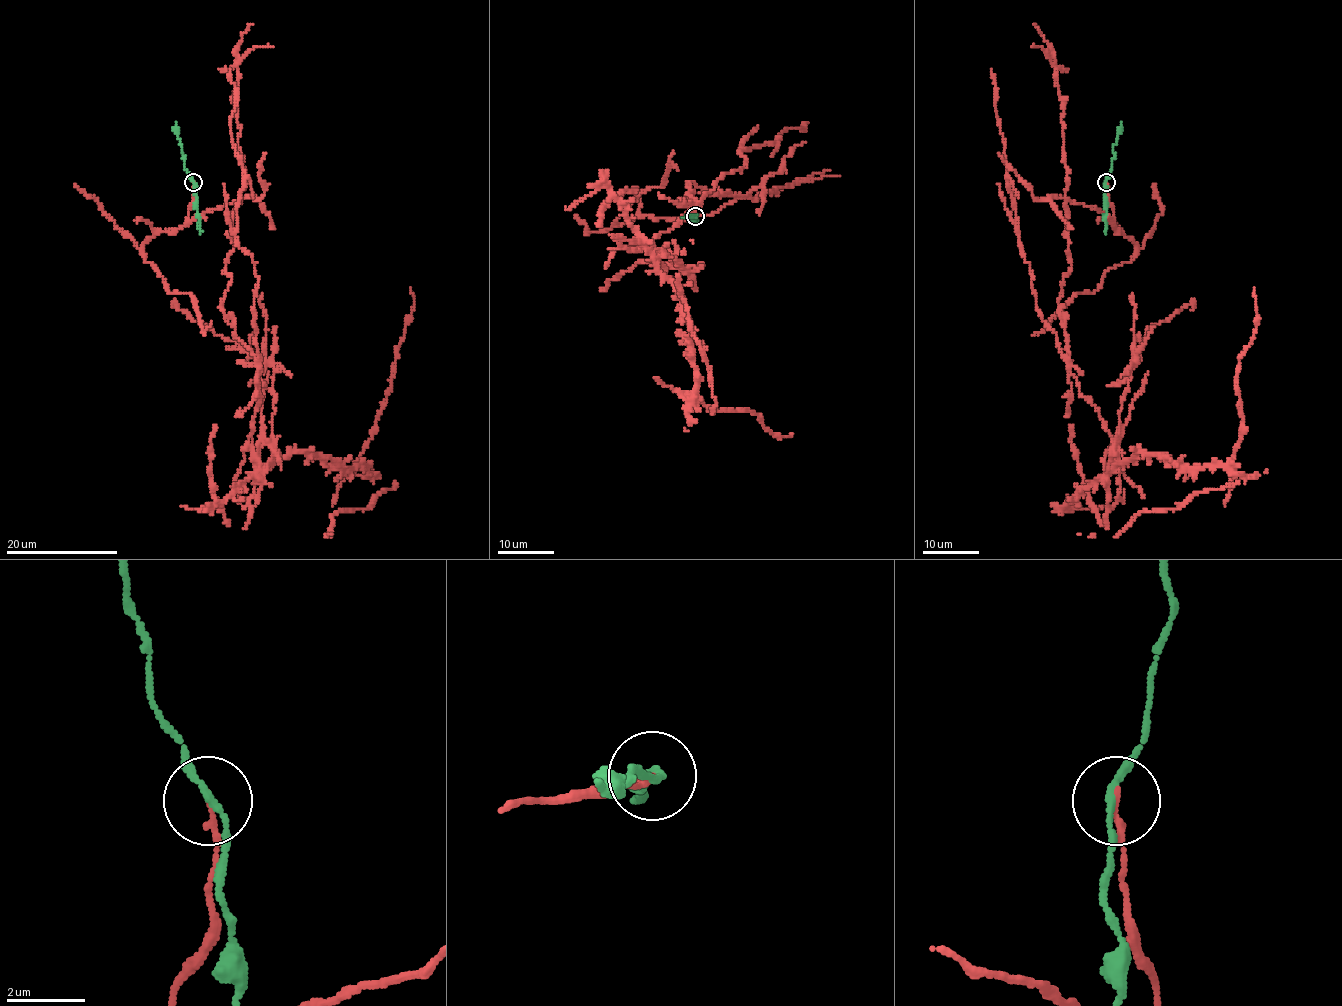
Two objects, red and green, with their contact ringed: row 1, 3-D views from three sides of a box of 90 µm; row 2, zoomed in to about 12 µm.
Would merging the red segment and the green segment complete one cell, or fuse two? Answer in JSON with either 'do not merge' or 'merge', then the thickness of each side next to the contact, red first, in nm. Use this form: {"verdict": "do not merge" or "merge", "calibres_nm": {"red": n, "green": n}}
{"verdict": "do not merge", "calibres_nm": {"red": 170, "green": 140}}

